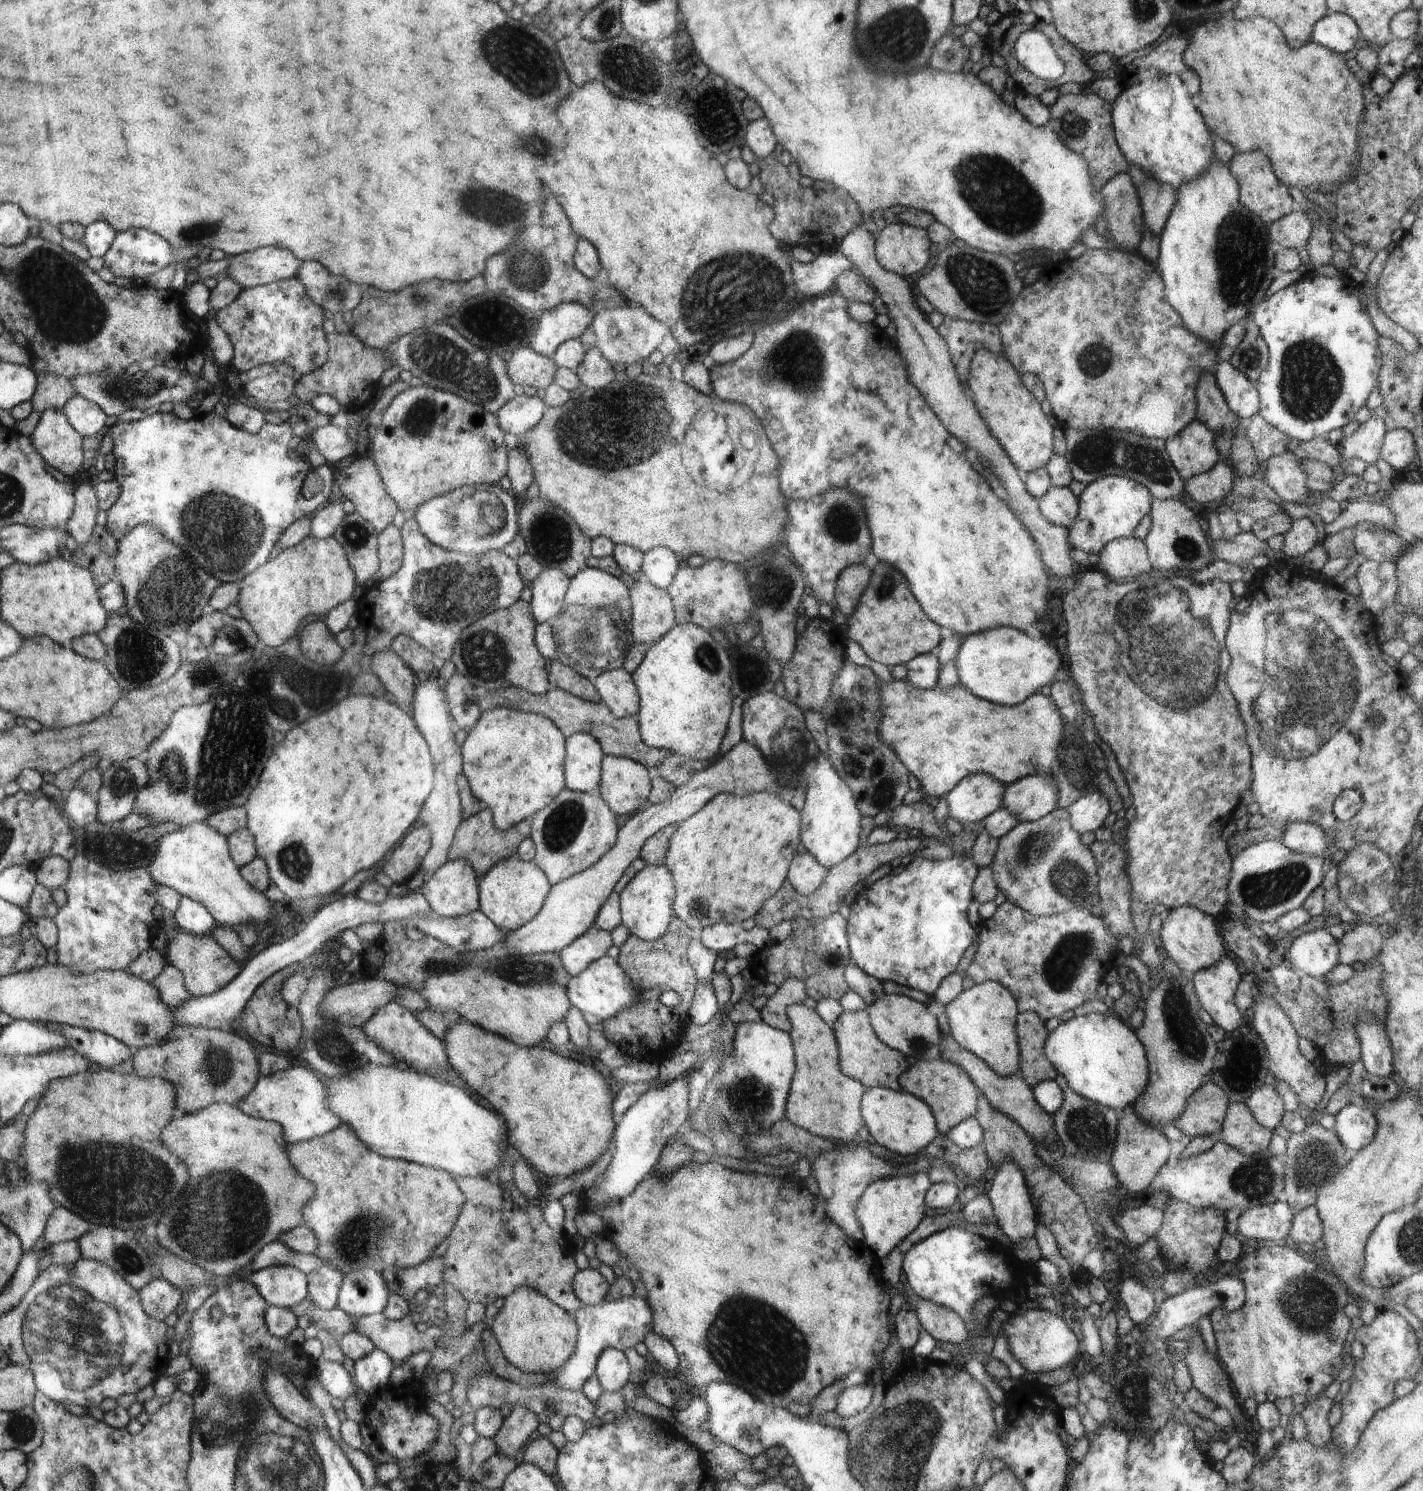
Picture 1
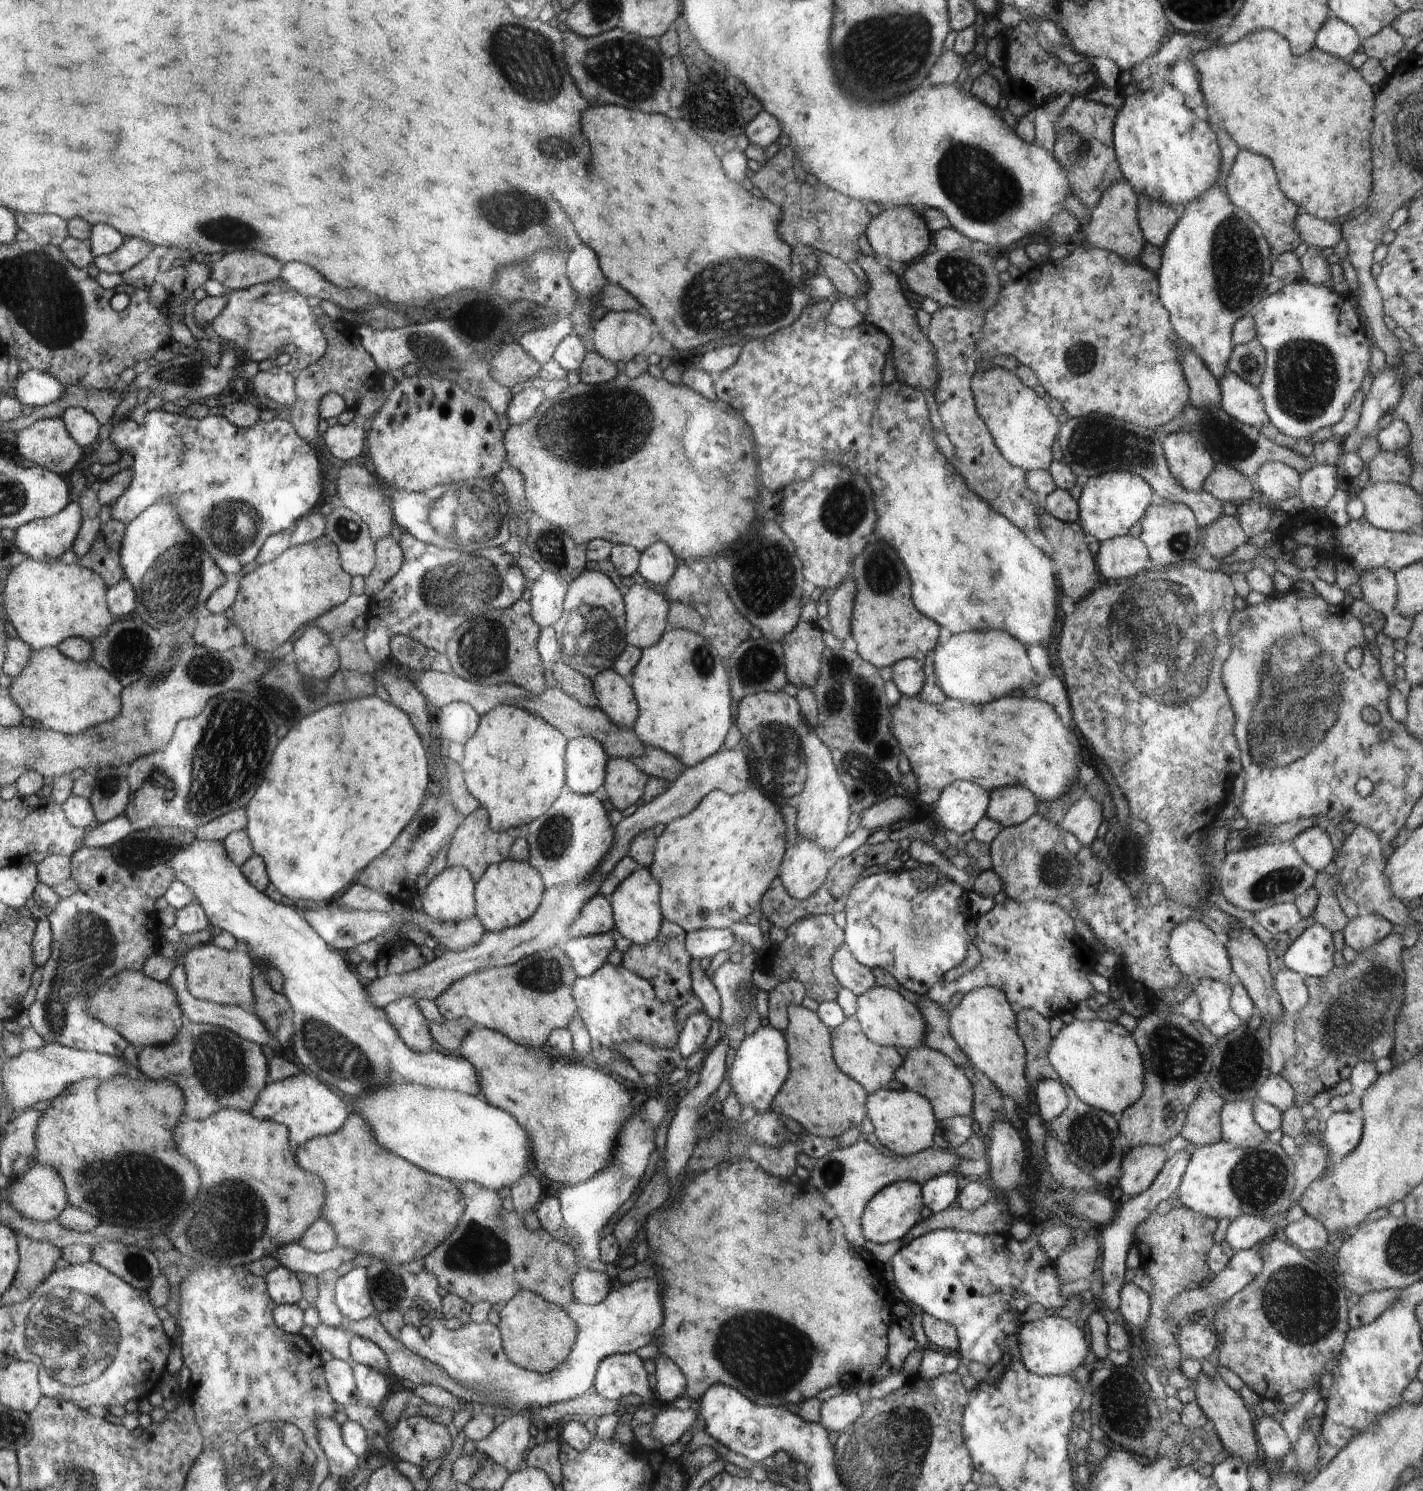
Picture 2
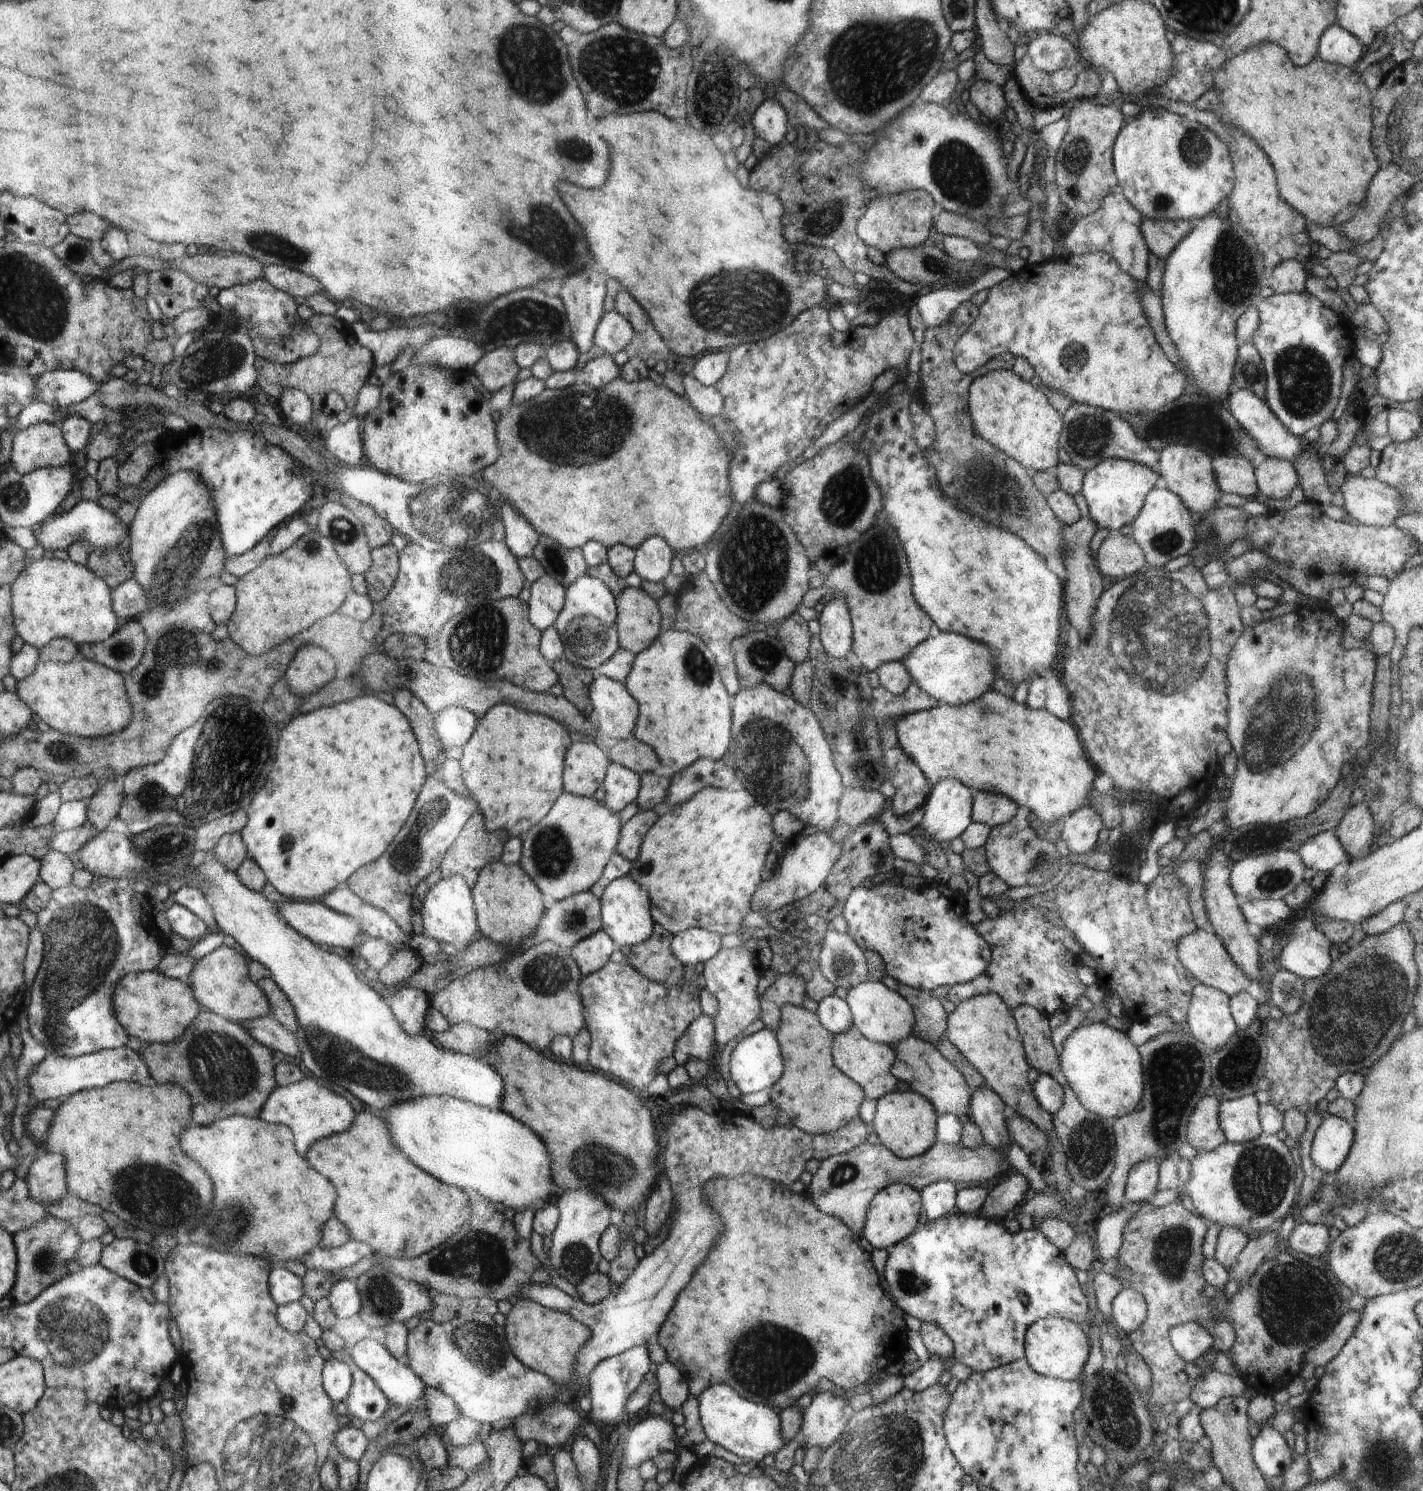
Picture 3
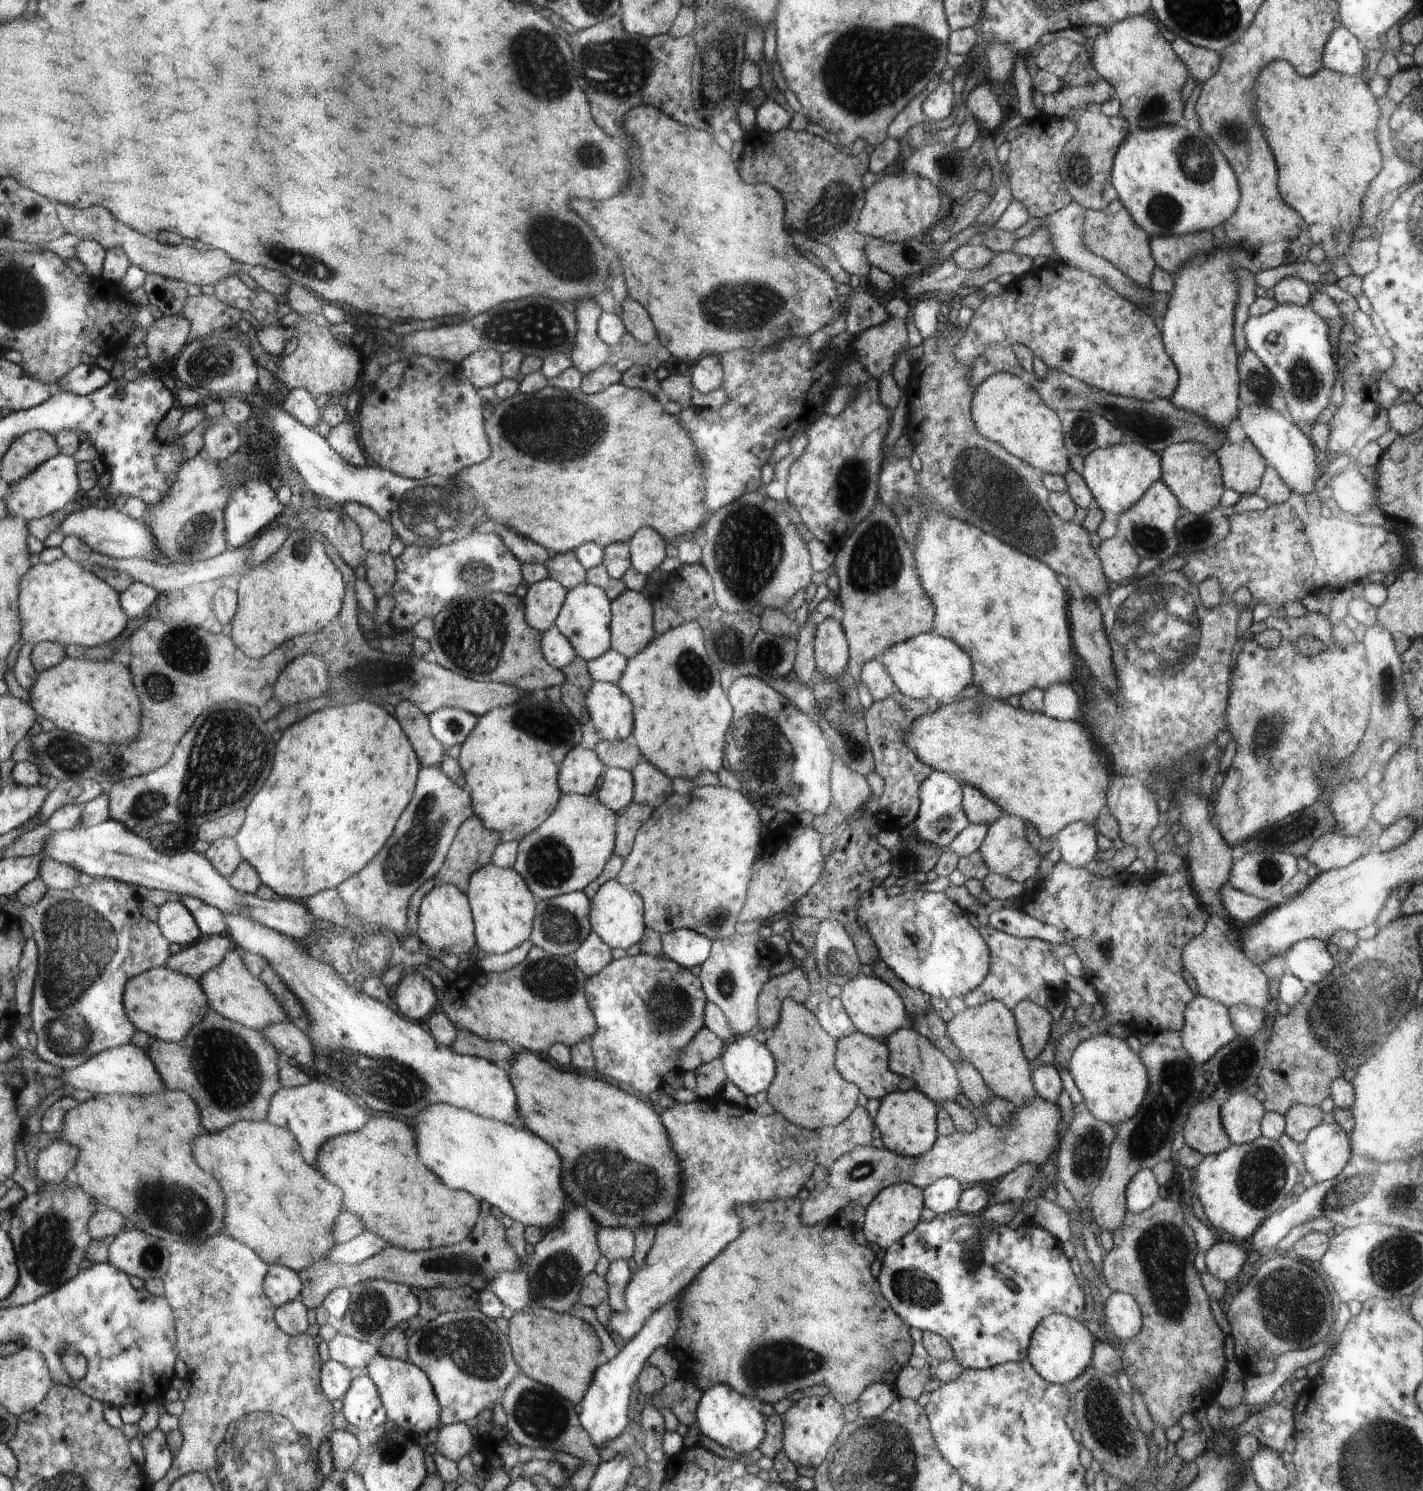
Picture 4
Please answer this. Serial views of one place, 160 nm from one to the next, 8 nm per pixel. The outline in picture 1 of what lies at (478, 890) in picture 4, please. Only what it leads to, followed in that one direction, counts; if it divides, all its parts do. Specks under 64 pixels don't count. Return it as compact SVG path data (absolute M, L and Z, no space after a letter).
M518 855L500 860L480 882L480 911L496 928L508 932L535 919L551 891L547 874L533 861L522 861Z

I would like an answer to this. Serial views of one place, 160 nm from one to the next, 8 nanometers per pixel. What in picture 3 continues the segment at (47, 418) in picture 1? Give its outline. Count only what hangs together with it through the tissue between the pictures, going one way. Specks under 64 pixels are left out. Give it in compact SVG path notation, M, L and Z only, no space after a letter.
M39 422L21 430L14 439L12 468L29 473L46 467L70 465L72 451L56 423Z

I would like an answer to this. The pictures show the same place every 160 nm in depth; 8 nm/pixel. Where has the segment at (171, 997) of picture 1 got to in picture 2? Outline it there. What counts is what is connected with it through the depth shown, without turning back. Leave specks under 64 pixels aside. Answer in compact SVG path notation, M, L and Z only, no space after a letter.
M177 960L176 968L173 969L169 982L176 988L176 993L179 994L180 1005L183 1006L184 1017L187 1017L191 1022L212 1024L220 1026L221 1028L226 1028L227 1030L232 1030L232 1032L238 1034L238 1036L243 1037L244 1040L254 1042L255 1044L263 1045L271 1043L272 1045L275 1045L266 1026L264 1026L258 1016L255 1016L252 1010L246 1011L241 1008L241 1006L230 1006L230 1004L222 1006L222 1004L196 999L194 996L191 996L190 992L187 990L186 970L181 961Z

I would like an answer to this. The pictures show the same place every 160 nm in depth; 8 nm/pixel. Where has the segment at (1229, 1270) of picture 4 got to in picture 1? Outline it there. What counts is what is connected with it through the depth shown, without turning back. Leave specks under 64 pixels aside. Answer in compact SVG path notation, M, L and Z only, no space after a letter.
M1280 1199L1274 1204L1257 1206L1241 1212L1237 1221L1237 1236L1242 1240L1278 1242L1289 1236L1294 1215L1290 1206Z

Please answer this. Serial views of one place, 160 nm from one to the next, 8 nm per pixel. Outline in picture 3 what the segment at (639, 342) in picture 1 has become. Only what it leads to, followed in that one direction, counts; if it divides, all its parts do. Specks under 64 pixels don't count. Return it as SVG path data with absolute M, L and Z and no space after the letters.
M613 309L602 315L593 339L606 355L614 357L633 341L635 334L634 327Z

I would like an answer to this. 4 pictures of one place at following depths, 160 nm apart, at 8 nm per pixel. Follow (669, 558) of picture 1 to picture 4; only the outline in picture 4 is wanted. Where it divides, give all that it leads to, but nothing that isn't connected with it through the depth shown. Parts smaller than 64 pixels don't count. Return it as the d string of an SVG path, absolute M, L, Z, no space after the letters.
M644 528L640 536L636 536L630 542L631 566L640 574L648 576L658 570L662 560L667 556L665 546L667 545L658 532L653 528Z

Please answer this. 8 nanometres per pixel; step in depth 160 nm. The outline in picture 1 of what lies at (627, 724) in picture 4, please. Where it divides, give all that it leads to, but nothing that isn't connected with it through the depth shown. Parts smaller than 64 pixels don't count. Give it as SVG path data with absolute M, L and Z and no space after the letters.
M622 667L604 672L594 682L602 698L601 703L607 706L615 717L624 718L638 715L640 704L639 692L634 678Z

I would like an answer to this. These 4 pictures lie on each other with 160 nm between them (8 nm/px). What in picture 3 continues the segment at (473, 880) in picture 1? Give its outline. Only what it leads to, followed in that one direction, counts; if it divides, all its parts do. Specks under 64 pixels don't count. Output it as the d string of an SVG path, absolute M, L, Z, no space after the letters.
M452 875L445 879L440 879L426 893L421 906L421 916L423 919L423 934L428 938L435 938L439 943L454 944L458 951L468 946L472 936L476 932L476 919L474 914L475 904L472 904L470 896L470 886L463 876Z

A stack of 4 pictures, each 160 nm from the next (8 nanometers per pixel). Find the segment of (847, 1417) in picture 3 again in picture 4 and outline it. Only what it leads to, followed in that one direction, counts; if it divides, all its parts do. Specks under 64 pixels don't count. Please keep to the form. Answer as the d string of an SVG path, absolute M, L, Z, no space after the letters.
M832 1395L805 1396L798 1402L794 1402L783 1415L785 1431L783 1436L783 1450L785 1455L796 1466L811 1466L818 1468L827 1458L828 1452L834 1446L836 1439L843 1432L844 1414L842 1406Z

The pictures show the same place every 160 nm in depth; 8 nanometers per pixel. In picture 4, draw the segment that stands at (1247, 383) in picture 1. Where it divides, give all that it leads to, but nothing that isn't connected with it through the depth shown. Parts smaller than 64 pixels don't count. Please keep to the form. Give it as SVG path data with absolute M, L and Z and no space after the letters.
M1249 404L1242 405L1237 412L1237 419L1241 424L1246 437L1261 452L1268 467L1274 468L1281 476L1281 479L1291 488L1300 494L1308 494L1320 488L1321 469L1317 467L1318 461L1313 442L1288 418L1286 414L1278 412L1268 405Z

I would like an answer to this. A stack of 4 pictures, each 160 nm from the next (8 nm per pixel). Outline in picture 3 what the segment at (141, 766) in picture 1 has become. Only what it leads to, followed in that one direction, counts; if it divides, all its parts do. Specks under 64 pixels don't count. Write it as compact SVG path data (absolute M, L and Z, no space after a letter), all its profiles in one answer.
M108 779L102 788L96 789L95 794L88 800L87 820L99 832L103 831L110 824L112 818L119 816L123 802L122 784L118 780Z

